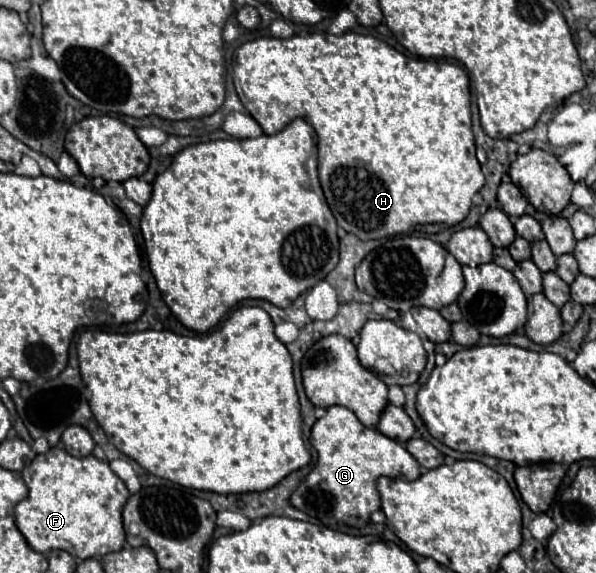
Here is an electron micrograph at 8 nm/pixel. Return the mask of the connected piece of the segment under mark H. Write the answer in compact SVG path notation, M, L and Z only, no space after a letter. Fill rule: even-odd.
M345 32L341 36L309 34L309 36L291 36L285 40L279 40L273 36L263 36L263 38L245 42L235 50L232 69L234 86L239 99L247 112L261 124L265 134L277 134L295 118L303 118L315 128L315 132L319 136L319 180L321 180L321 188L325 192L327 204L329 204L333 216L337 218L337 224L345 232L355 234L361 240L375 240L375 238L405 234L405 232L413 230L413 226L417 226L417 224L455 226L461 220L465 220L465 216L469 214L471 204L473 204L471 198L485 184L485 176L483 176L481 166L475 156L475 140L473 140L473 132L471 132L469 76L457 64L451 64L445 60L411 58L411 56L397 52L393 46L389 46L383 40L377 40L373 36Z

